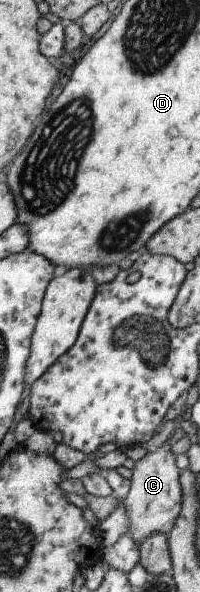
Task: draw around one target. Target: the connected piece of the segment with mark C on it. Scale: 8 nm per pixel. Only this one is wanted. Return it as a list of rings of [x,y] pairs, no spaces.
[[[162,444],[160,447],[150,448],[148,453],[134,461],[132,467],[132,477],[130,481],[130,490],[123,499],[126,519],[128,519],[128,536],[137,546],[154,533],[170,533],[180,507],[182,507],[182,487],[180,487],[179,469],[175,465],[175,455],[171,447]]]

